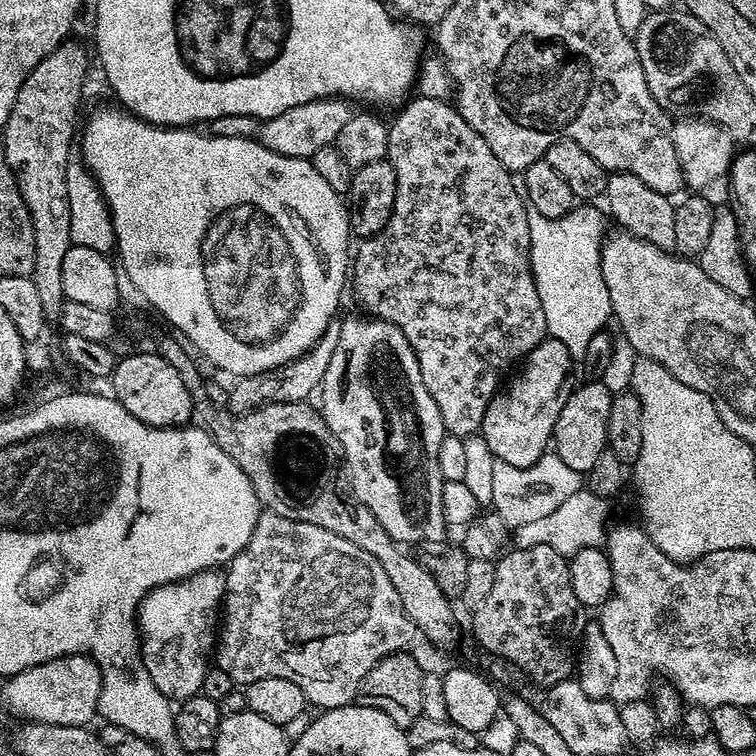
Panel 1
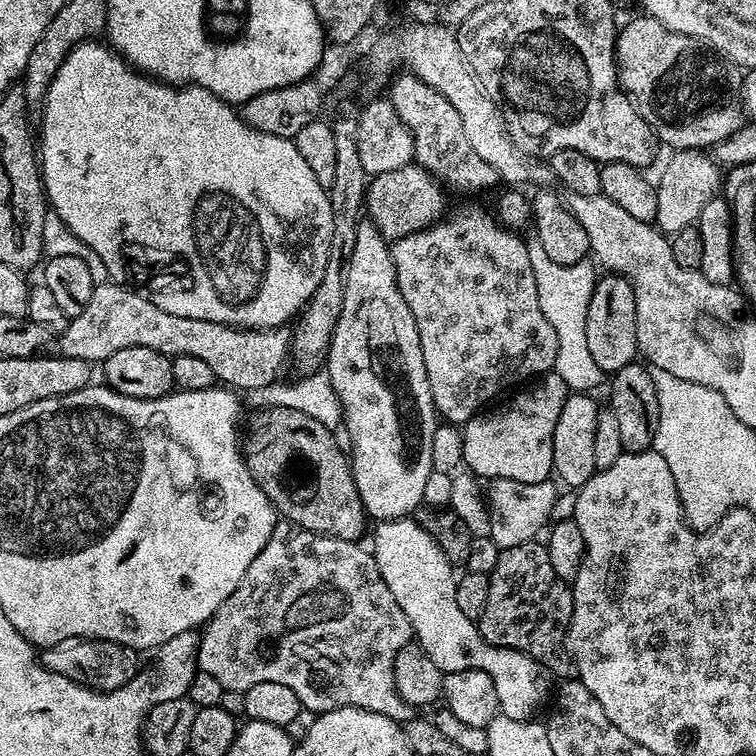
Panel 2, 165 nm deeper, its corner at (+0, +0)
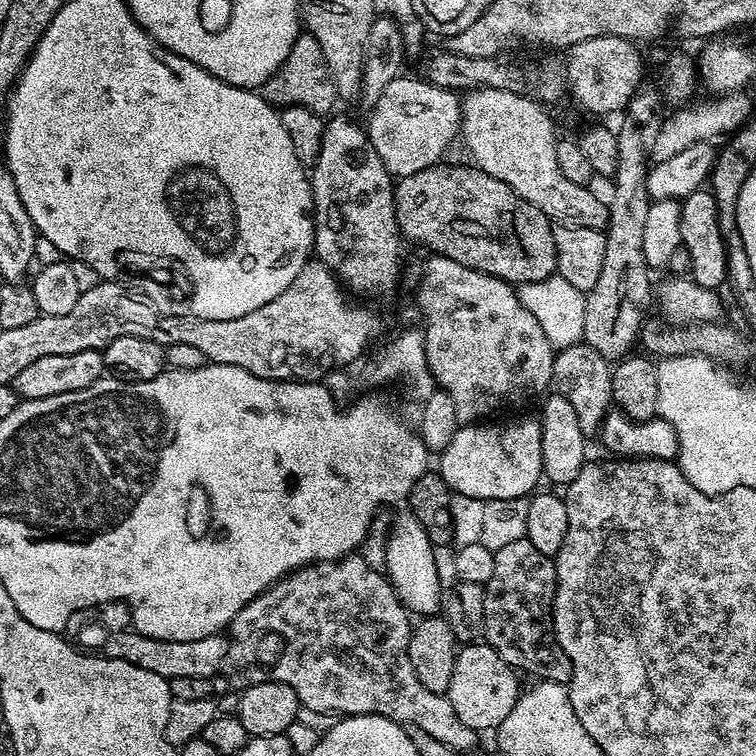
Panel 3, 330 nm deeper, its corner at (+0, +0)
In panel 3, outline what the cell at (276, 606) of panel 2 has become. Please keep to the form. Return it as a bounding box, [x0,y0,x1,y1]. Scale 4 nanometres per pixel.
[226,554,478,754]

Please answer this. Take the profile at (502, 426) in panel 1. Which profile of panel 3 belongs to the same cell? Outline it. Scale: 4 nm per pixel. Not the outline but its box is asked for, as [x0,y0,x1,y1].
[438,415,544,500]

